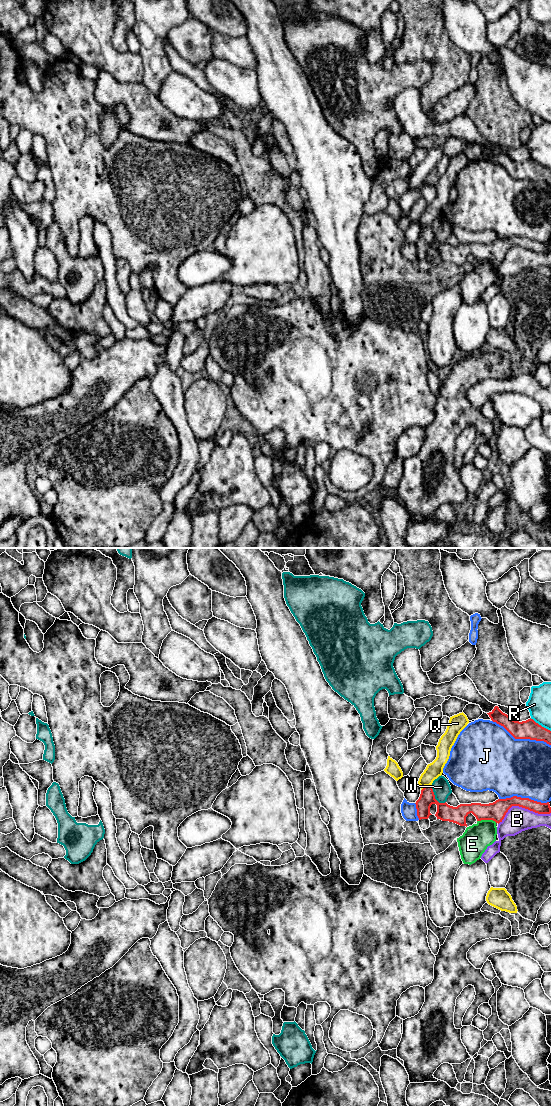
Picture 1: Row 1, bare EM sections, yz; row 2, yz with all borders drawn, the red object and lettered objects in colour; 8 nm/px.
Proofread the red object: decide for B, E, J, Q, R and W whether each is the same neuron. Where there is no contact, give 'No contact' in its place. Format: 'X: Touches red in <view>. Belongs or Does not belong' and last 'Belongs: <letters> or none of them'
B: Touches red in yz. Does not belong
E: Touches red in yz. Does not belong
J: Touches red in yz. Does not belong
Q: Touches red in yz. Does not belong
R: Touches red in yz. Does not belong
W: Touches red in yz. Does not belong
Belongs: none of them

